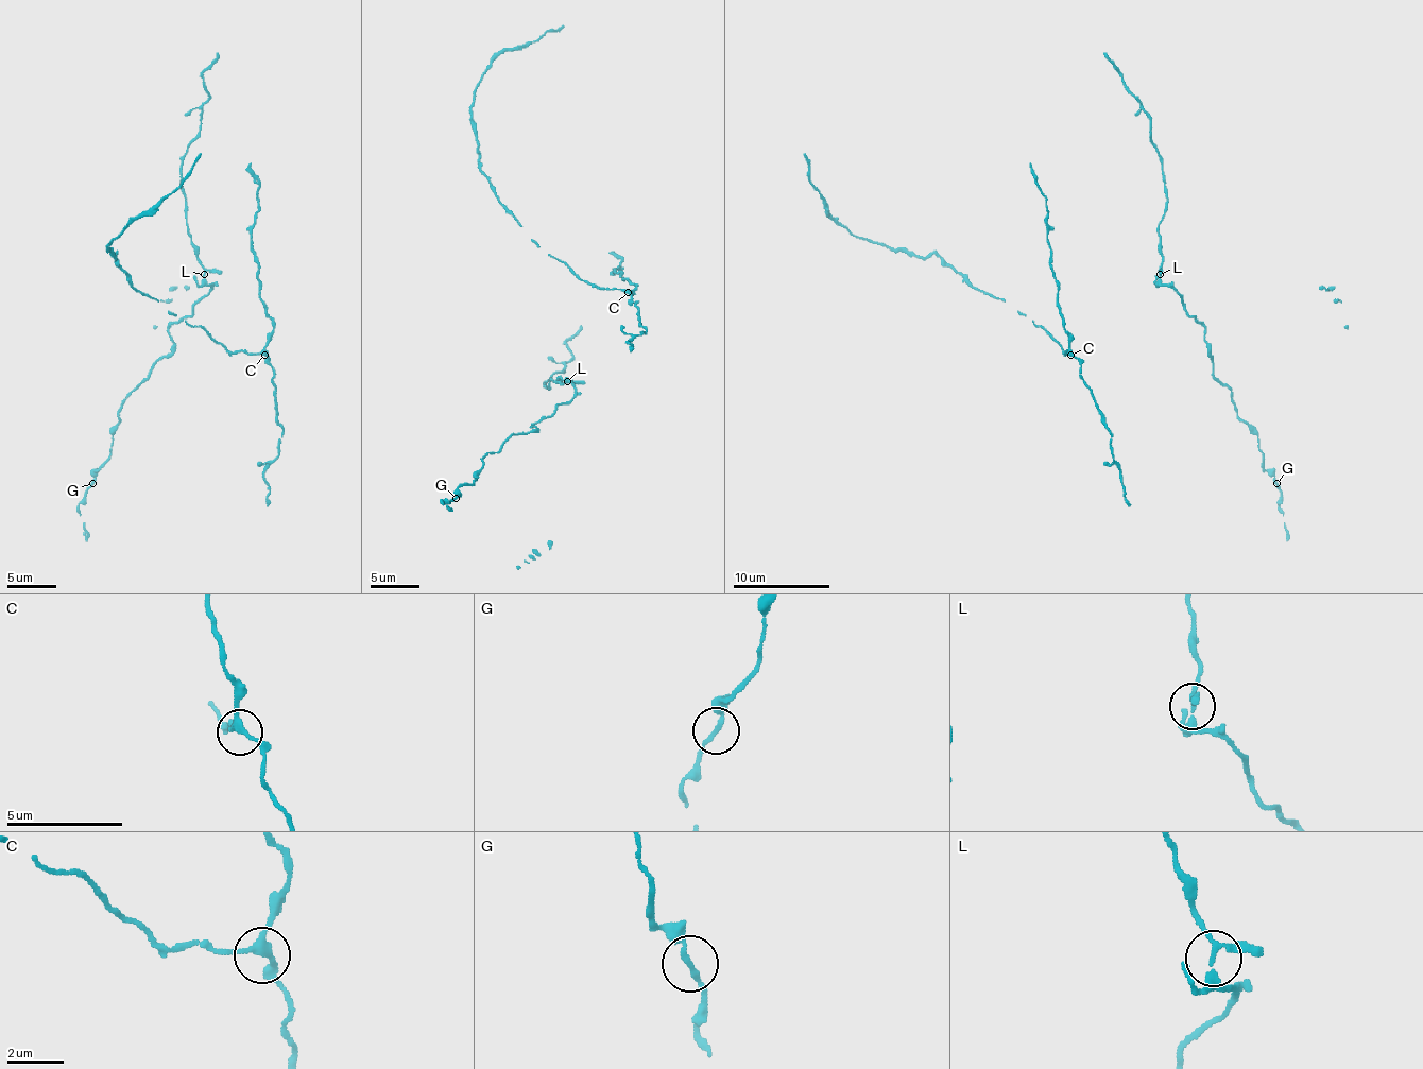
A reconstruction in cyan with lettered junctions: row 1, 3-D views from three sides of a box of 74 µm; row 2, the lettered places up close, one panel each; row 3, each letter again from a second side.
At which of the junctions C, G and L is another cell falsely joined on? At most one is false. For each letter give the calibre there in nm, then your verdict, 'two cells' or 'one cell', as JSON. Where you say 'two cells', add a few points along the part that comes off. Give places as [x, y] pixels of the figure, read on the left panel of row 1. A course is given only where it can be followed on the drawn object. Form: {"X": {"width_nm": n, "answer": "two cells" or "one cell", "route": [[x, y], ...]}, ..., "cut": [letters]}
{"C": {"width_nm": 220, "answer": "one cell"}, "G": {"width_nm": 180, "answer": "one cell"}, "L": {"width_nm": 190, "answer": "one cell"}, "cut": []}

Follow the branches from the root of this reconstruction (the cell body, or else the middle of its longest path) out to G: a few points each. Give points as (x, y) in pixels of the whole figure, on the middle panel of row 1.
G: (560, 374), (571, 384), (575, 396), (533, 423), (533, 430), (490, 451), (473, 483), (463, 483), (456, 498)

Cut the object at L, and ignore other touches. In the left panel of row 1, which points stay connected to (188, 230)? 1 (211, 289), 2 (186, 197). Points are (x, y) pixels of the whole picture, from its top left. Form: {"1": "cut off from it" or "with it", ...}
{"1": "cut off from it", "2": "with it"}

